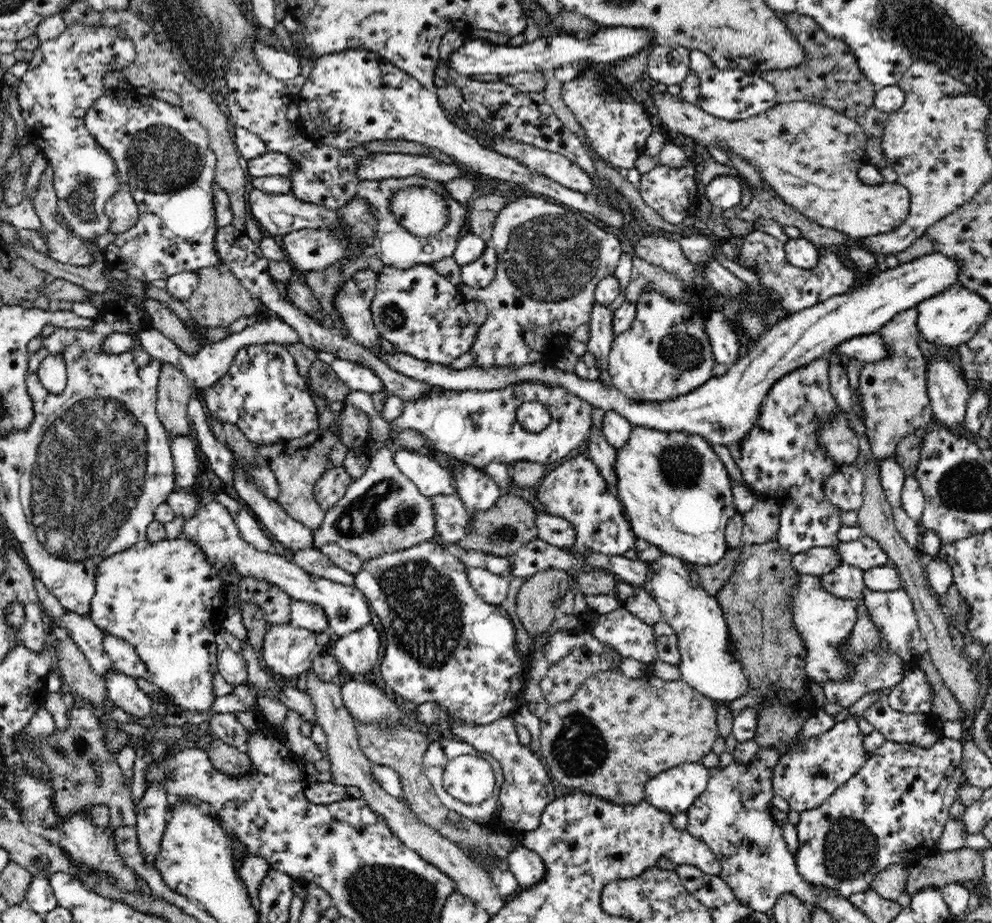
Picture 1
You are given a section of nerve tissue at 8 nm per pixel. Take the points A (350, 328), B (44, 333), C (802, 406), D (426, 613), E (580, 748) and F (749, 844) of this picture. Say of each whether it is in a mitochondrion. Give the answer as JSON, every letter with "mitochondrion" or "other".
{"A":"other","B":"other","C":"mitochondrion","D":"mitochondrion","E":"mitochondrion","F":"other"}

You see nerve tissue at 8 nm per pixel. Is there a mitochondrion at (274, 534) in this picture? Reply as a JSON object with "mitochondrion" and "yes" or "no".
{"mitochondrion":"no"}

